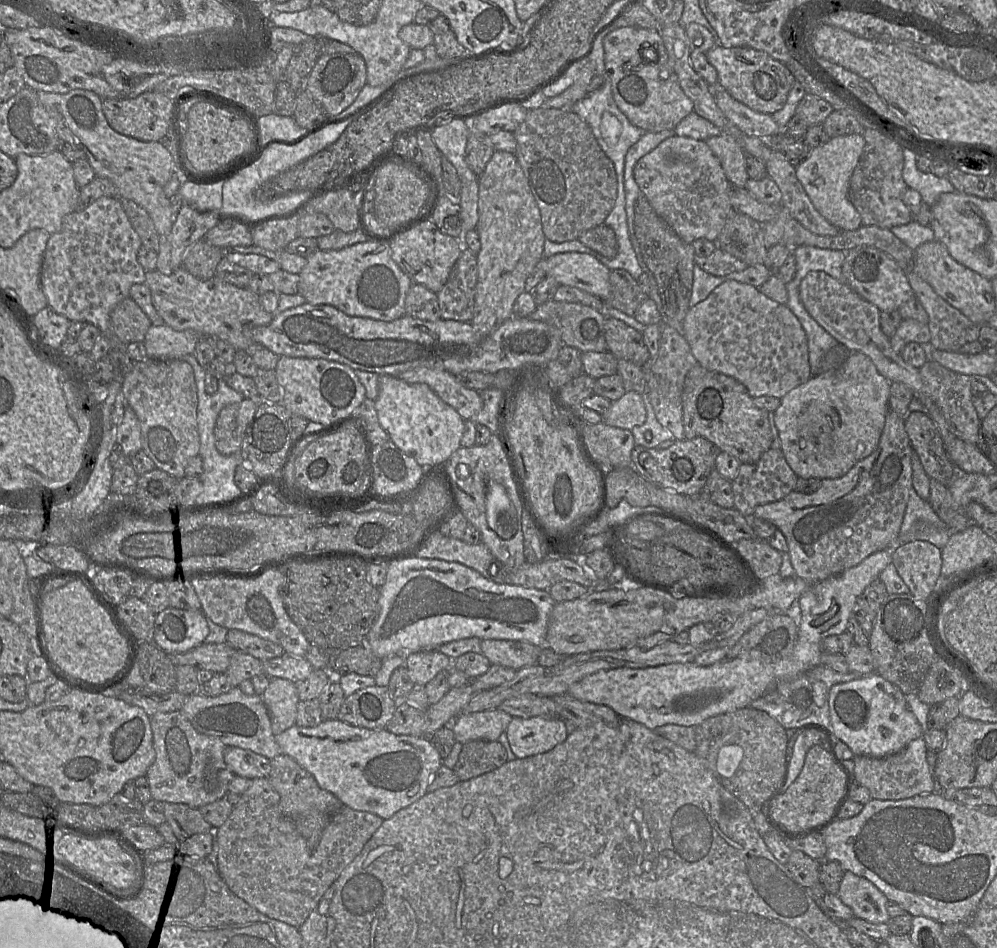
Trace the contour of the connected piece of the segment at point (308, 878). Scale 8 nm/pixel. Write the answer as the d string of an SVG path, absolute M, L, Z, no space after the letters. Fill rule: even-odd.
M254 778L225 823L214 829L218 843L217 869L232 892L260 913L299 928L344 869L361 853L383 821L375 814L343 806L331 817L318 846L311 850L295 824L282 814L279 794L269 779Z

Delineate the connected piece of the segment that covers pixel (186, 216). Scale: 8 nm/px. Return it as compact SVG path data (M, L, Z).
M177 199L178 213L174 217L169 237L171 244L172 271L181 267L187 250L221 220L221 216L212 211L198 211Z

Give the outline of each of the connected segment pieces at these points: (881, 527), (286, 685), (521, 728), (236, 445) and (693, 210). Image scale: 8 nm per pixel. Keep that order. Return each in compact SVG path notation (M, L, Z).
M888 410L885 424L880 435L879 443L877 448L866 458L859 461L854 467L852 467L844 476L835 479L821 479L819 488L813 493L800 493L796 491L790 492L783 499L771 503L766 503L757 506L751 517L766 520L776 526L778 530L784 535L787 545L788 553L790 555L792 566L795 570L795 575L805 580L809 584L815 584L820 581L826 580L832 576L838 575L845 570L852 568L859 563L861 563L865 558L874 552L887 549L891 546L897 539L900 527L902 525L905 510L907 507L907 502L909 499L910 489L913 488L912 485L912 452L913 448L911 446L910 439L905 431L904 418L899 416L892 410Z
M271 678L261 697L267 707L275 736L296 724L300 699L295 683L282 678Z
M513 717L506 734L517 758L547 752L564 742L569 735L565 721L559 717Z
M244 398L241 402L229 404L220 411L214 428L214 436L215 446L222 455L229 456L240 453L246 429L258 409L259 401Z
M671 136L638 160L634 177L655 212L686 243L699 238L715 241L730 212L733 186L706 141Z

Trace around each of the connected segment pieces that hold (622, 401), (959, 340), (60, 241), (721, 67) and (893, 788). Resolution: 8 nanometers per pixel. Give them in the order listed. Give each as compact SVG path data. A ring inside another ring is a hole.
M626 391L620 399L611 402L609 409L601 416L606 425L631 431L645 423L647 413L641 395Z
M913 261L911 268L907 270L907 278L915 296L919 299L928 314L928 326L931 333L930 344L935 349L959 352L960 348L966 343L978 340L980 326L973 323L958 309L951 306L927 282L921 279L913 270Z
M103 196L85 209L67 214L60 231L50 234L44 252L40 279L48 306L69 321L96 326L110 340L111 349L124 348L112 332L110 313L120 301L130 297L133 284L145 283L146 271L137 260L141 246L120 198Z
M716 44L706 52L706 57L717 71L720 87L734 99L760 113L772 115L781 110L796 80L784 63L751 47L724 47Z
M923 736L912 740L898 753L882 758L864 755L854 756L853 777L856 782L866 787L871 799L901 800L916 795L935 792L934 780L926 760L927 747Z

